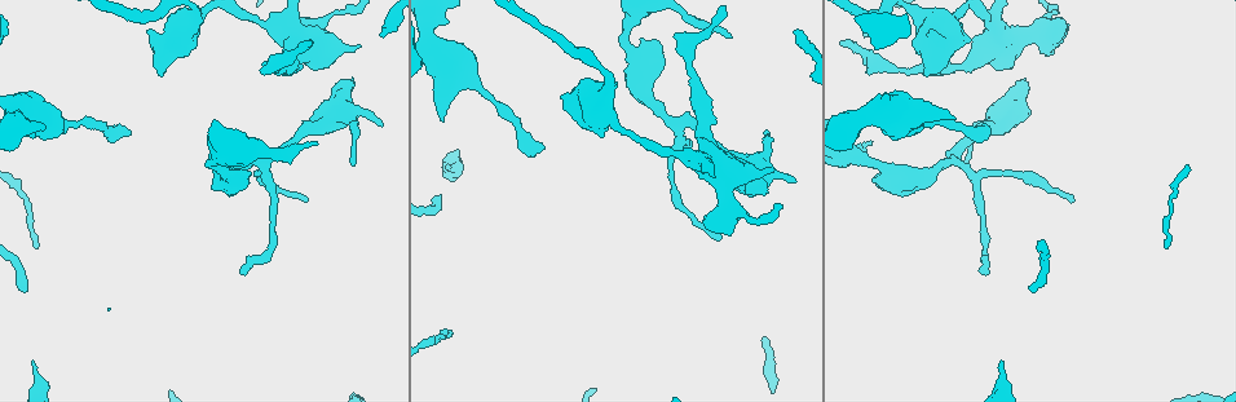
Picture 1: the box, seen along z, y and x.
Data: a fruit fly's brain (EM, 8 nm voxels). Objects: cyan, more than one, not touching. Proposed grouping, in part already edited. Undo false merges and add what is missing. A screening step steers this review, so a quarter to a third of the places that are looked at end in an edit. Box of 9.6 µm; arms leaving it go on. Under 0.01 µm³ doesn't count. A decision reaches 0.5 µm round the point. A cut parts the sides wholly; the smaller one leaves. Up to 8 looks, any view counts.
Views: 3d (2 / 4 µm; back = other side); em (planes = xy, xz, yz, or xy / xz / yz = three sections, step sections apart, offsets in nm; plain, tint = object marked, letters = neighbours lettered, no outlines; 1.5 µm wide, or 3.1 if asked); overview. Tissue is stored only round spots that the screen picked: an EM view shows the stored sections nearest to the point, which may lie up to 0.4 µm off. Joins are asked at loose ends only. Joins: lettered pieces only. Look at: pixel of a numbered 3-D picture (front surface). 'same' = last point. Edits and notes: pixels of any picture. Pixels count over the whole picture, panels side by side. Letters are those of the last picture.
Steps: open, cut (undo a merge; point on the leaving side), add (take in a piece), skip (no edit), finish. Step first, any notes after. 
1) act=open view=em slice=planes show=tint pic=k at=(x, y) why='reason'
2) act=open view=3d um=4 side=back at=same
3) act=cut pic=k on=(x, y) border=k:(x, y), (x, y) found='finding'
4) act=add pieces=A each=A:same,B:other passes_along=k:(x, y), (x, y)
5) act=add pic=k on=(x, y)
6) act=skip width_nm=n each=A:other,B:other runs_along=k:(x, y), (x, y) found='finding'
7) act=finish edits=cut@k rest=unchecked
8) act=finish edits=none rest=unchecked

act=open view=3d um=2 pic=1 at=(984, 248) why='abrupt turn'

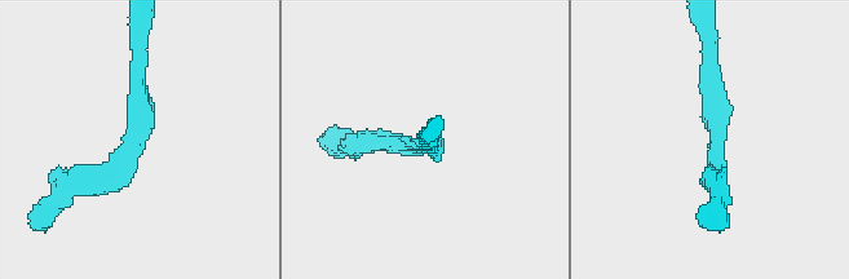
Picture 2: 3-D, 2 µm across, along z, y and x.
act=open view=em slice=planes show=letters pic=2 at=(428, 150)

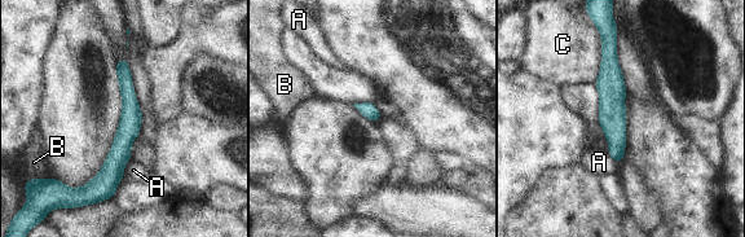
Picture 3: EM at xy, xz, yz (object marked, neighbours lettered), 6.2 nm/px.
act=skip width_nm=140 each=A:other,B:other,C:other runs_along=3:(124, 64), (128, 131), (110, 193) found='all the same neuron'

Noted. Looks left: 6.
act=open view=3d um=2 pic=1 at=(258, 178) why='a narrow waist'

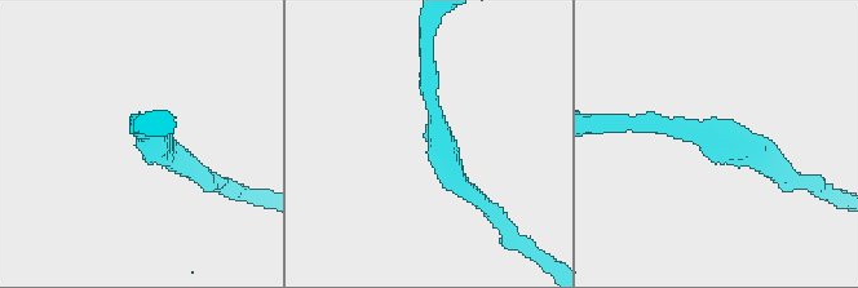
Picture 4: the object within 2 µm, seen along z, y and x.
act=open view=em slice=planes show=tint pic=4 at=(681, 126) why='need the tissue'

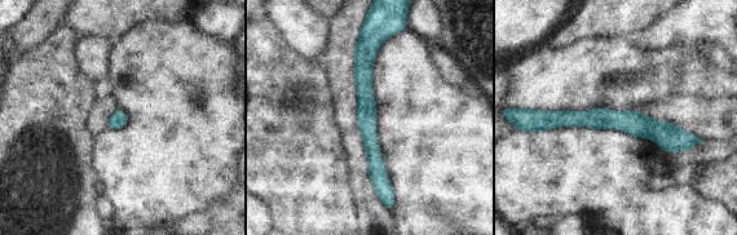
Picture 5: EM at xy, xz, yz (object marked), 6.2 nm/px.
act=open view=em slice=planes show=letters at=same

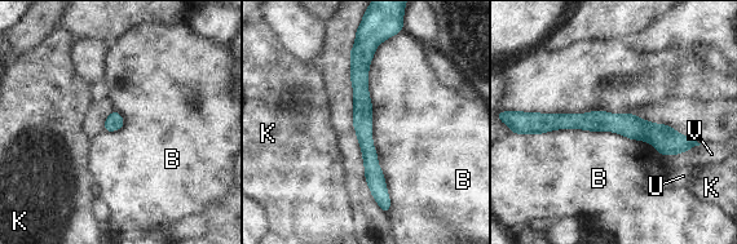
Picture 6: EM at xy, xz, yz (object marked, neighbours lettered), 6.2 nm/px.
act=skip each=B:other,K:other,U:other,V:other border=6:(371, 57), (371, 141), (388, 213) found='continuous, no second neuron'

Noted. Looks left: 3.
act=open view=3d um=2 pic=1 at=(353, 78)

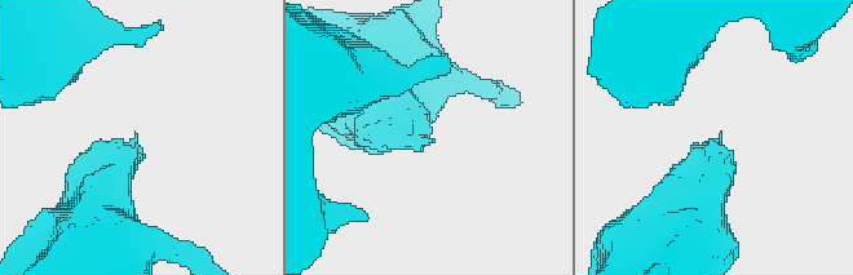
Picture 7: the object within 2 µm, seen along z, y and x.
act=open view=em slice=yz step=4 show=letters pic=7 at=(427, 137)

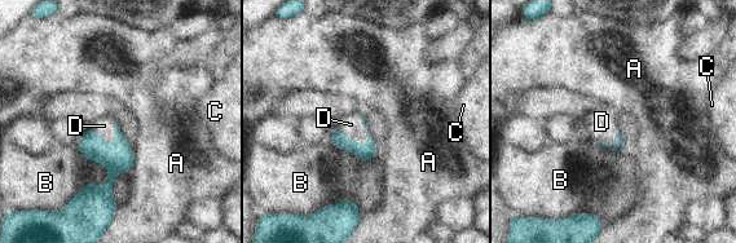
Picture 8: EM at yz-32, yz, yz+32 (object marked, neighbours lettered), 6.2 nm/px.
act=add pieces=D each=A:other,B:other,C:other,D:same passes_along=8:(118, 158), (101, 137), (104, 126) found='the neuron continues'

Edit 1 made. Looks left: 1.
act=finish edits=add@8 rest=unchecked

